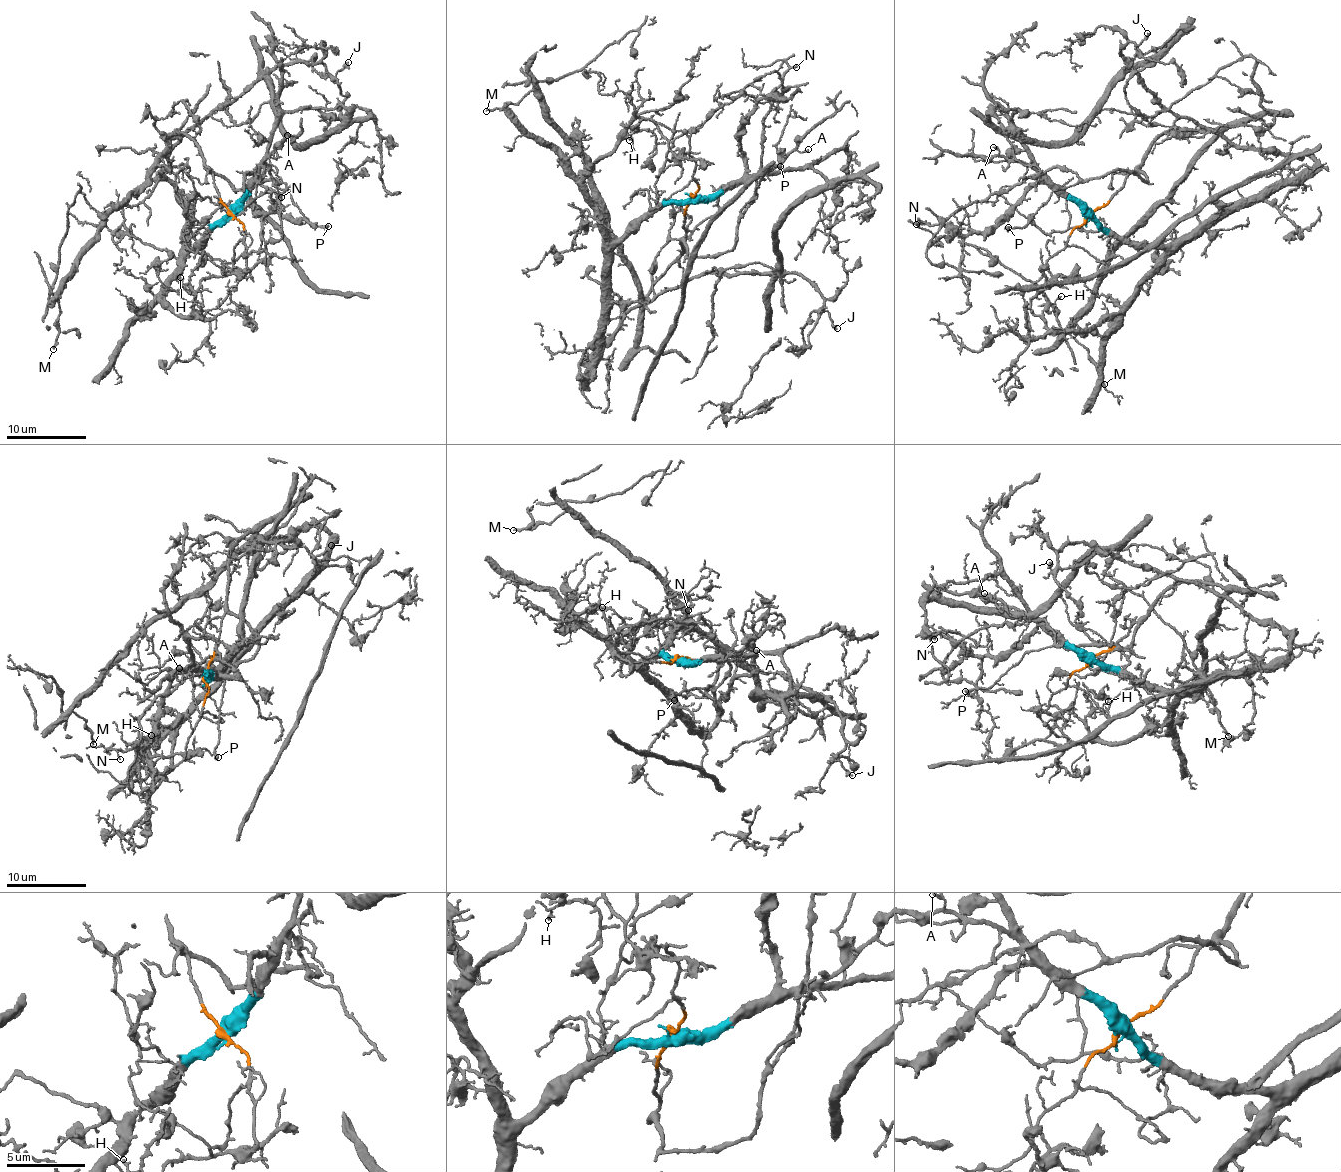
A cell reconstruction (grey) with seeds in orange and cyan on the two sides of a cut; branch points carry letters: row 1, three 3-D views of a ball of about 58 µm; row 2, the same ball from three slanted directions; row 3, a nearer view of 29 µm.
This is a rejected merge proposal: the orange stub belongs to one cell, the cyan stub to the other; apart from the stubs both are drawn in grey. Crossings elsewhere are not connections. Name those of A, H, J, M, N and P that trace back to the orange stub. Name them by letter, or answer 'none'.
M, P

